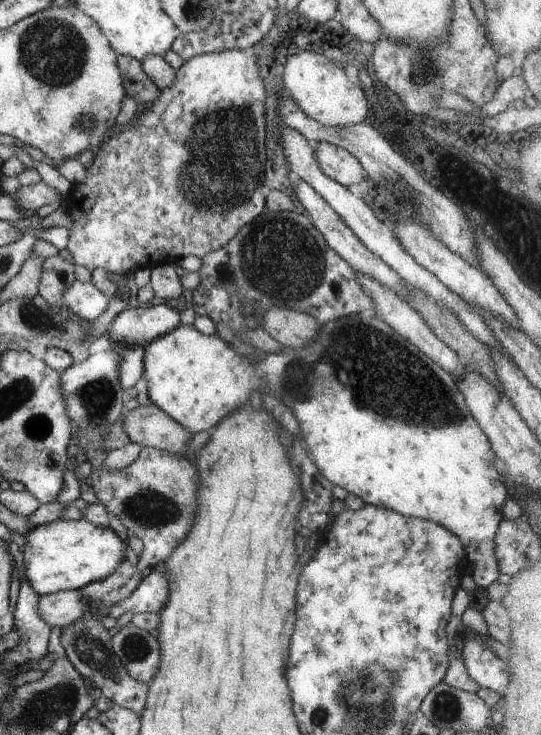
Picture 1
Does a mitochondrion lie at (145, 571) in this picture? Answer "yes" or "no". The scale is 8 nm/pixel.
no

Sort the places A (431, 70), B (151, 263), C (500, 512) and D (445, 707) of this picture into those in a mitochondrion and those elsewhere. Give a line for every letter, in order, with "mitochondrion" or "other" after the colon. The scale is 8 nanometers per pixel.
A: mitochondrion
B: other
C: other
D: mitochondrion

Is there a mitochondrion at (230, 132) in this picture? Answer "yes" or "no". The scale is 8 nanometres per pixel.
yes

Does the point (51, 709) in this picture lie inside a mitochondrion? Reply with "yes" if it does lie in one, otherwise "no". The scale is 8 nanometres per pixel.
yes

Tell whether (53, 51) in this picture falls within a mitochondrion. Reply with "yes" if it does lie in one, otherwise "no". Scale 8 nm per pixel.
yes

